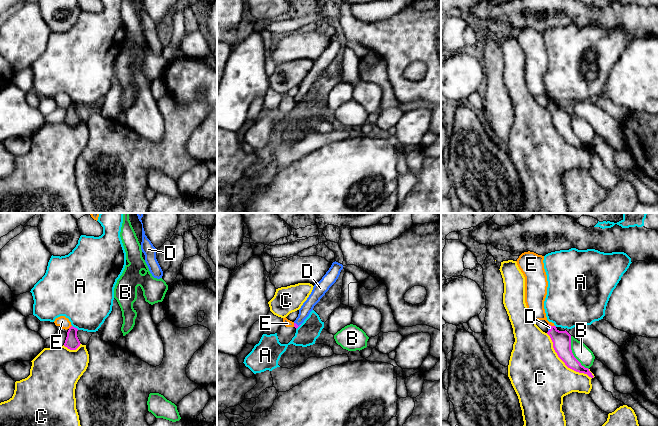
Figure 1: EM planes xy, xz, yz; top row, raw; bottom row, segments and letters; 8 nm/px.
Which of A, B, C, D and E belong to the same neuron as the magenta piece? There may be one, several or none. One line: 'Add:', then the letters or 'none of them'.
Add: D

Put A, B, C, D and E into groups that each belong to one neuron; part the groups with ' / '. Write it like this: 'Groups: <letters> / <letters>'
Groups: A / B / C / D / E

